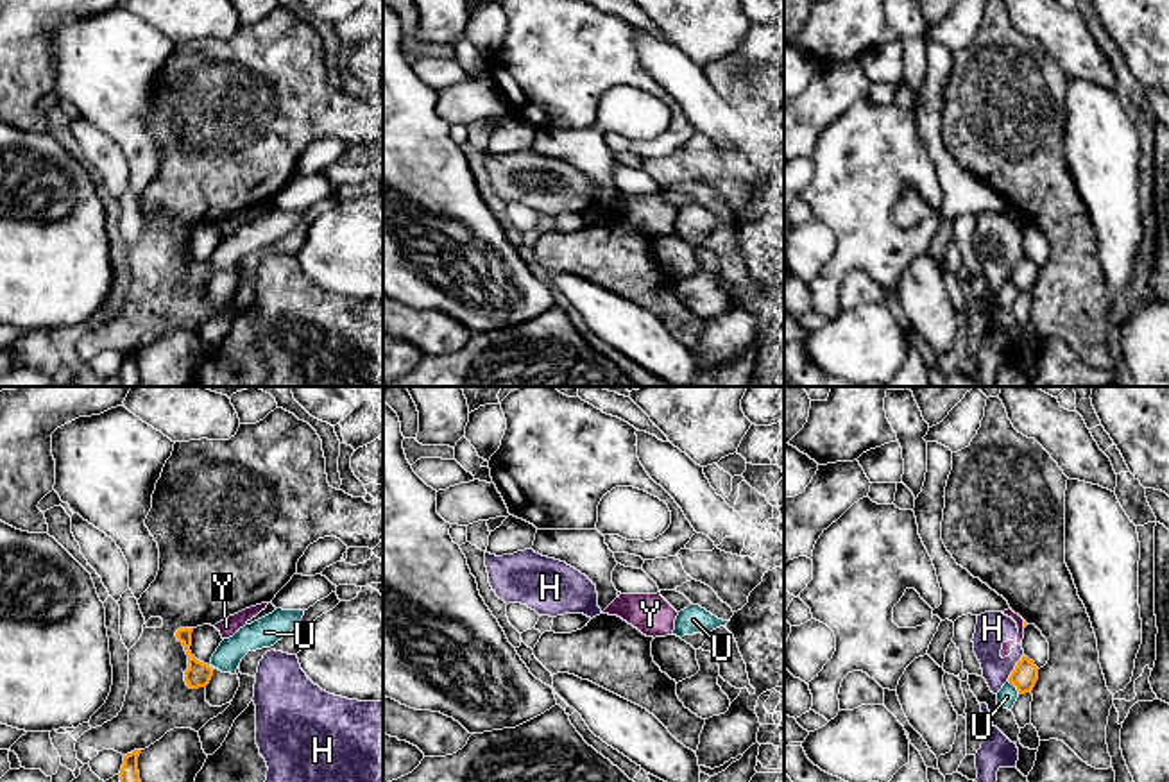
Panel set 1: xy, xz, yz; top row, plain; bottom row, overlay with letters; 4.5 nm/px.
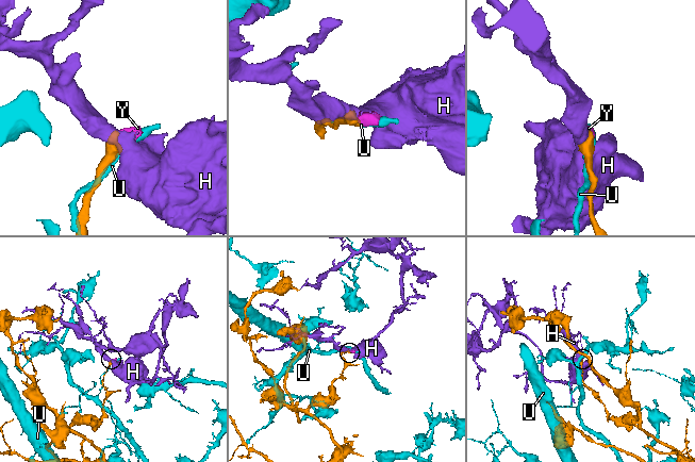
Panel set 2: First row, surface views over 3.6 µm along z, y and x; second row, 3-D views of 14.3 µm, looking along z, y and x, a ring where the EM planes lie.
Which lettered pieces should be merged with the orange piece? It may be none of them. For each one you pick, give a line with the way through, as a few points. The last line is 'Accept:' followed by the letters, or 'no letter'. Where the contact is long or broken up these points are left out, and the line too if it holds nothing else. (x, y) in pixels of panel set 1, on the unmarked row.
Accept: no letter

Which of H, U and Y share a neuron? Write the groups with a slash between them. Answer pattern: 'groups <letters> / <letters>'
groups H Y / U

